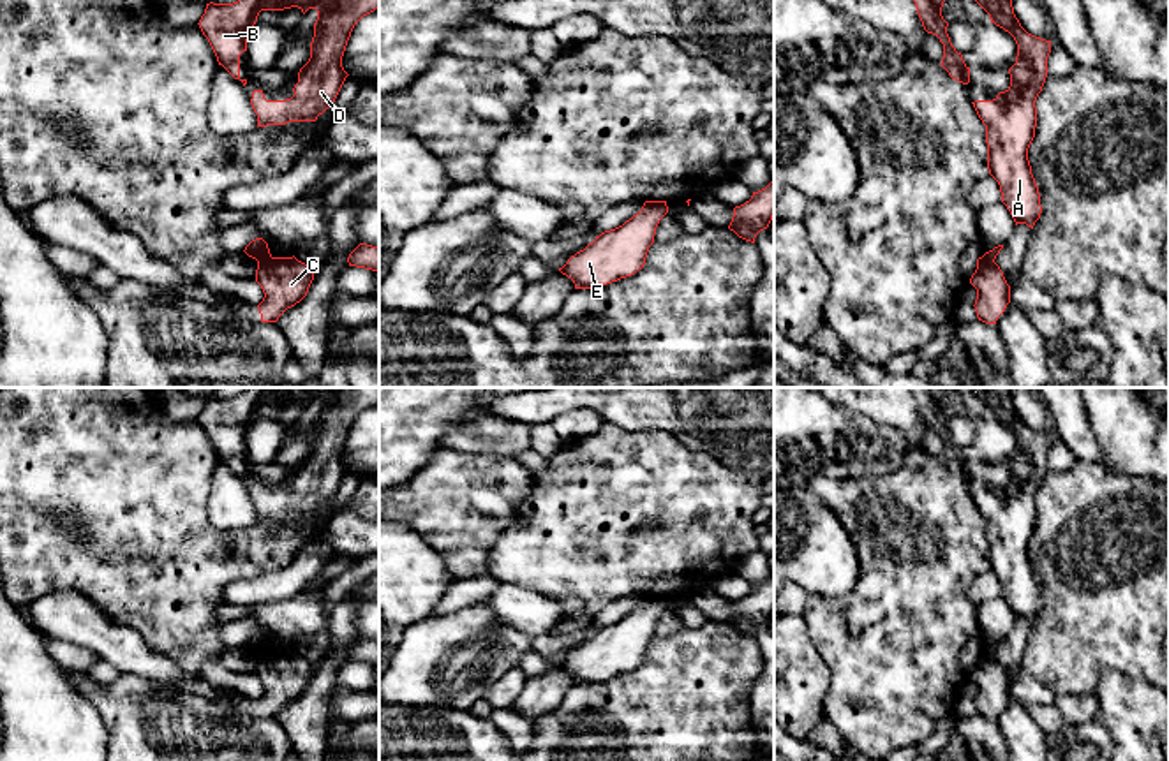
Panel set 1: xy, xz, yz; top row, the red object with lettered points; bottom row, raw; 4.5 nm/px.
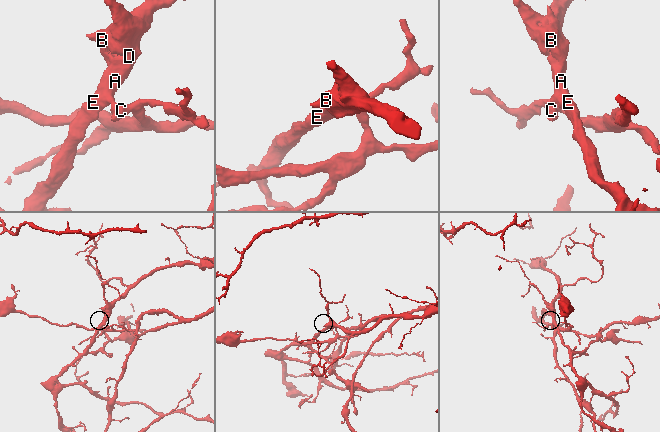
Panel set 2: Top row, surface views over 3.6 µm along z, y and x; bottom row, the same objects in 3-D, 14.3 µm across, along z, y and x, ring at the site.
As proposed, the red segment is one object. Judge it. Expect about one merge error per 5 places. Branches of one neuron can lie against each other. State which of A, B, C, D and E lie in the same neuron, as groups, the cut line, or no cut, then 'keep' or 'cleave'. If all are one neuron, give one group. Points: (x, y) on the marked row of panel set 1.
groups A B D E / C; cut xy (270, 256), (258, 263); cleave

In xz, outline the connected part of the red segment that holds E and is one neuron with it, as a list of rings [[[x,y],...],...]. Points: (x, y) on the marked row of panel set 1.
[[[645,201],[622,225],[605,231],[559,268],[575,289],[603,287],[644,268],[659,220],[668,213],[666,201]]]

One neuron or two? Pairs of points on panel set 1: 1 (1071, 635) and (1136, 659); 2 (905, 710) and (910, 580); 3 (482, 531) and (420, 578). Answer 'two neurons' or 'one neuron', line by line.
1: one neuron
2: one neuron
3: two neurons

